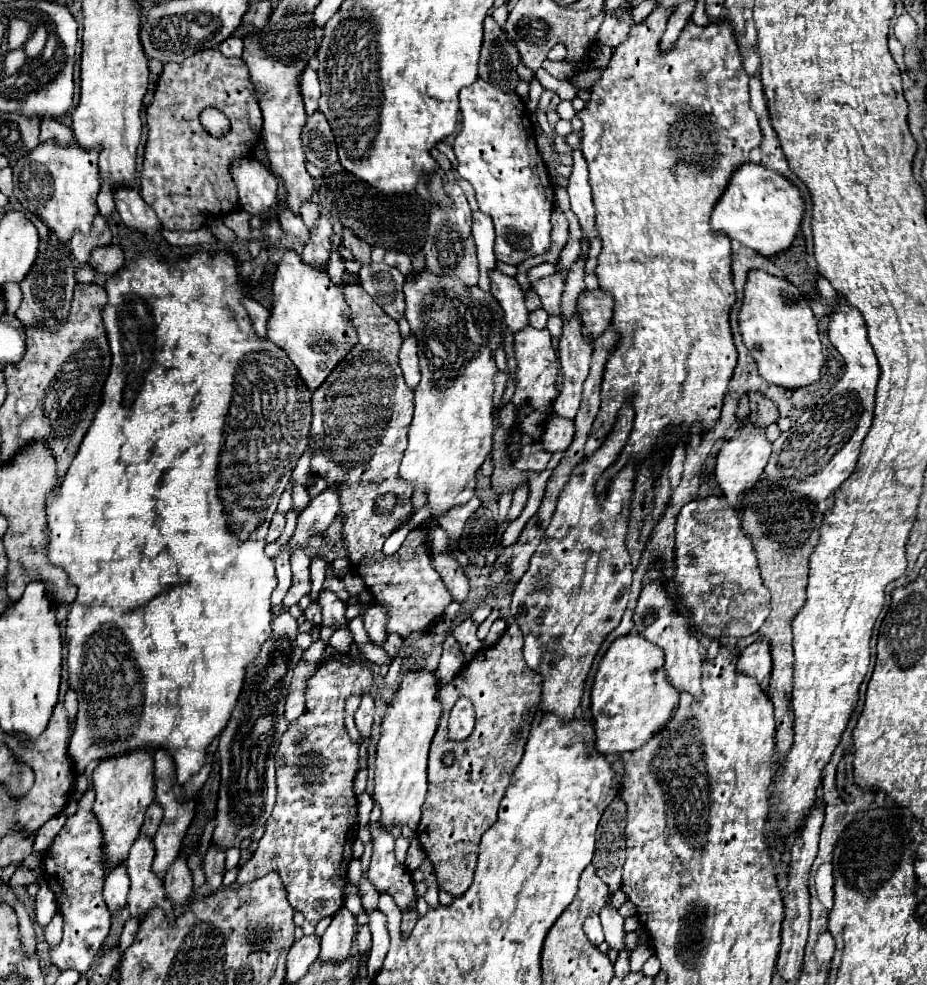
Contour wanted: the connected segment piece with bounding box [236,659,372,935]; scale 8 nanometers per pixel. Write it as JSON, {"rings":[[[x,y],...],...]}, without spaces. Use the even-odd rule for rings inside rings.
{"rings":[[[336,659],[324,661],[318,671],[310,677],[306,687],[306,711],[296,721],[292,721],[282,735],[280,749],[276,753],[276,783],[278,797],[270,819],[266,821],[266,833],[258,841],[258,849],[252,859],[240,867],[236,883],[250,883],[258,877],[264,877],[270,871],[280,875],[280,881],[288,893],[288,901],[294,909],[302,911],[306,921],[302,925],[304,935],[314,933],[320,919],[336,915],[344,905],[344,887],[346,873],[352,861],[352,843],[358,837],[358,801],[354,793],[354,775],[358,773],[358,743],[352,743],[344,727],[344,701],[350,693],[362,695],[372,687],[372,671],[358,661],[344,665]],[[306,733],[302,743],[296,743],[298,735]]]}

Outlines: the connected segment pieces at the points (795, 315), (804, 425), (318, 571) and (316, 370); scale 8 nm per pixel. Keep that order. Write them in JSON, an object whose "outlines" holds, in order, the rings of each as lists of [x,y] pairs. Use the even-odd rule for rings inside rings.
{"outlines":[[[[762,269],[750,271],[740,309],[740,333],[744,345],[758,363],[760,375],[784,389],[800,389],[816,383],[824,367],[816,317],[804,295],[790,281]]],[[[838,295],[838,301],[838,309],[830,315],[828,337],[844,357],[846,371],[842,379],[824,397],[820,397],[818,403],[804,409],[798,421],[784,431],[778,441],[774,441],[770,461],[764,469],[770,483],[780,483],[782,489],[800,491],[814,501],[830,497],[854,473],[862,441],[874,419],[876,385],[880,379],[880,365],[868,341],[862,313],[850,307],[842,295]]],[[[315,558],[311,562],[310,578],[311,578],[312,585],[311,585],[311,591],[309,596],[312,602],[317,601],[318,594],[323,588],[327,566],[328,566],[328,562],[320,558]]],[[[288,251],[274,275],[272,291],[274,309],[266,337],[288,353],[308,389],[314,391],[358,341],[358,333],[350,321],[350,307],[344,299],[344,289],[330,279],[326,269],[306,265],[296,251]]]]}

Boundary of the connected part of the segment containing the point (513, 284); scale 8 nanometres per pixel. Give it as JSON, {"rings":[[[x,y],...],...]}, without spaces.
{"rings":[[[498,269],[488,271],[490,293],[500,301],[506,313],[506,325],[512,331],[518,331],[528,325],[528,309],[524,305],[524,291],[518,285],[516,277],[510,277]]]}

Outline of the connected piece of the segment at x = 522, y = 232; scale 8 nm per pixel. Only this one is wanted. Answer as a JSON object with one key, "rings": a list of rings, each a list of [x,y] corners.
{"rings":[[[478,79],[460,91],[460,111],[462,129],[452,145],[458,159],[456,171],[476,189],[480,211],[494,219],[496,259],[520,265],[550,247],[550,215],[554,209],[554,187],[538,153],[526,103],[518,93],[506,93]]]}

